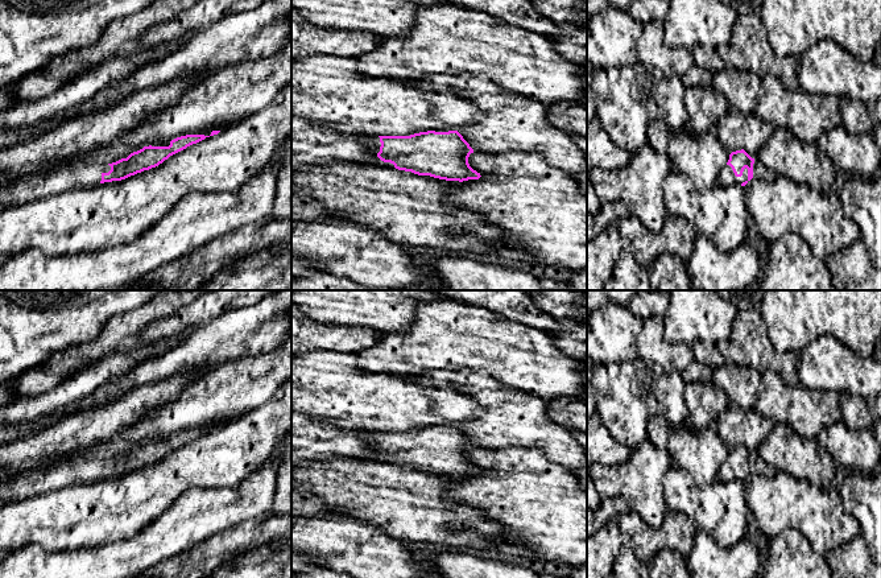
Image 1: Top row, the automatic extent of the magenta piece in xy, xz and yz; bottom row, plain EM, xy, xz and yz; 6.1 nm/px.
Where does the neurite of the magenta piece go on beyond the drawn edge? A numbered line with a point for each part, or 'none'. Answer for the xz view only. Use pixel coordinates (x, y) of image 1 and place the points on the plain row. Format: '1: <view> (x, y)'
1: xz (372, 437)

